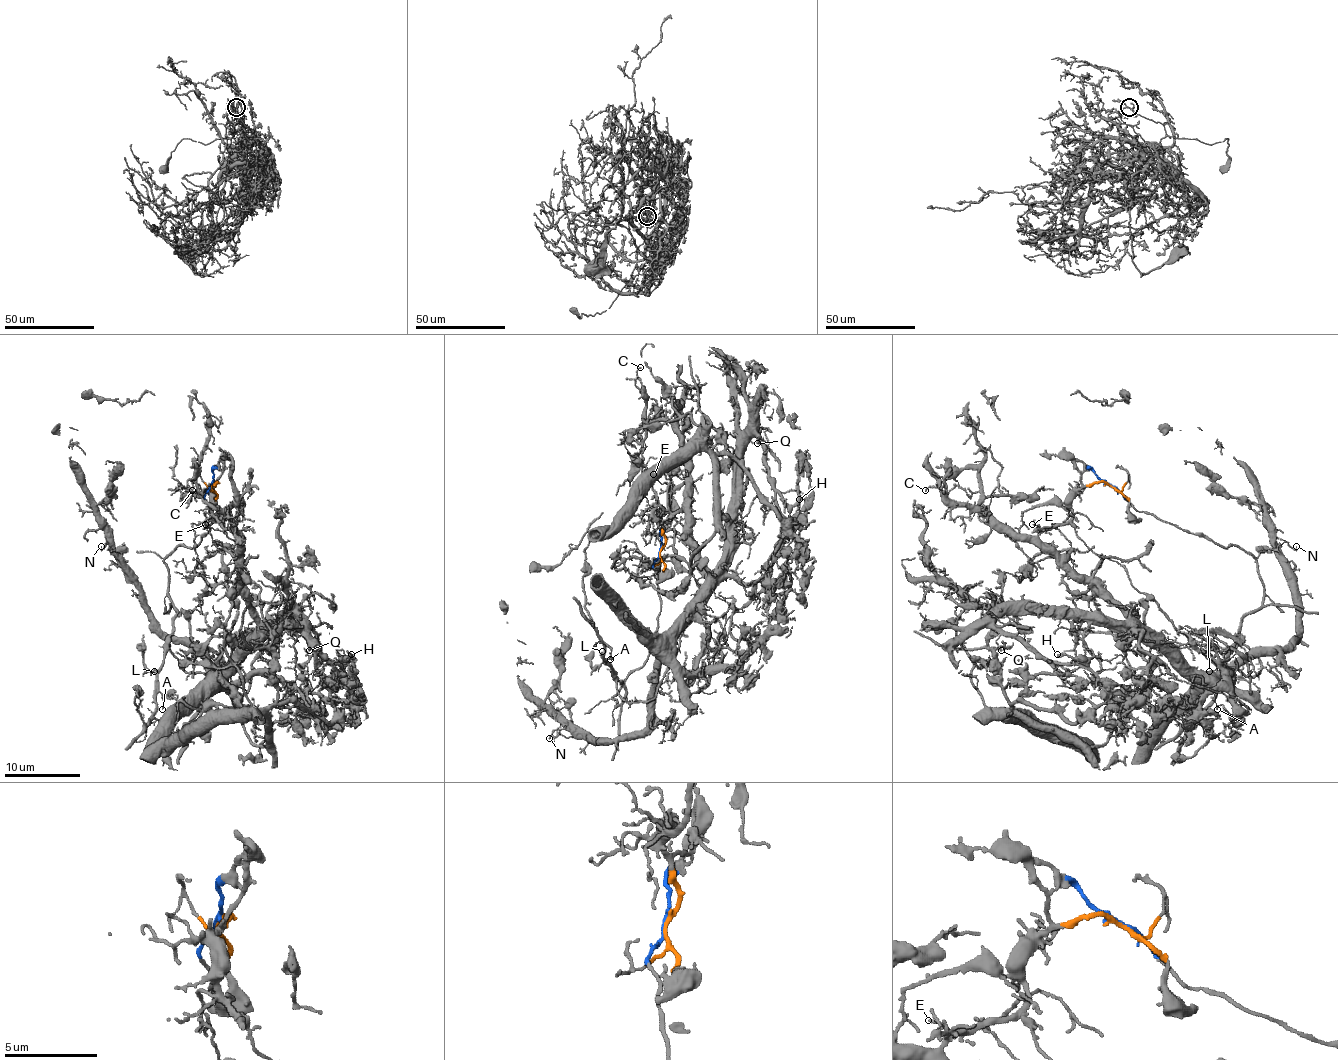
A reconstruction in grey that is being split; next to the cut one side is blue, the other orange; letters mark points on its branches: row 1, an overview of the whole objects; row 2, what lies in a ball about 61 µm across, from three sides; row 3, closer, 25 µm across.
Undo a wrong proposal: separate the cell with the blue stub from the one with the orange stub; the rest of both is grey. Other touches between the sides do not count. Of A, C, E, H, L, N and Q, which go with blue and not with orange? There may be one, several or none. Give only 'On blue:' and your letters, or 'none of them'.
On blue: A, L

